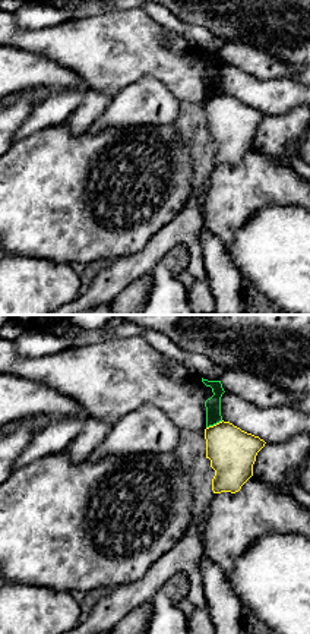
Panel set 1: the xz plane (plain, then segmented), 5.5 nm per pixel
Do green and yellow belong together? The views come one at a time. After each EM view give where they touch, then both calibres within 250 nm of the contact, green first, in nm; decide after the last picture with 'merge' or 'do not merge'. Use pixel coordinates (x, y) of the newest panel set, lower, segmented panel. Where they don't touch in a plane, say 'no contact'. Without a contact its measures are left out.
meets green at (214, 423); 90 nm thick on the green side, 260 nm on the other

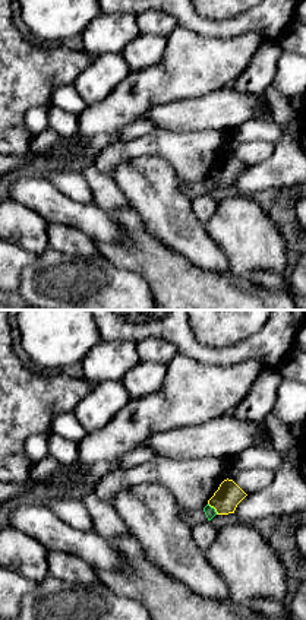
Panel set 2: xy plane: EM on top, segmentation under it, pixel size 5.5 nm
meets green at (214, 509); 60 nm thick on the green side, 140 nm on the other

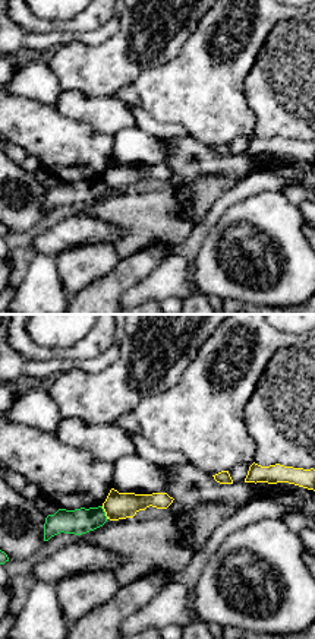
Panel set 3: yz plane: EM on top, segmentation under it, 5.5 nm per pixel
meets green at (104, 512); 140 nm thick on the green side, 140 nm on the other

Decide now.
do not merge

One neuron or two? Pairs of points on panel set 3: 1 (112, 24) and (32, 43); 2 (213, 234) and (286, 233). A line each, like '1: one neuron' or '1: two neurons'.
1: one neuron
2: one neuron

